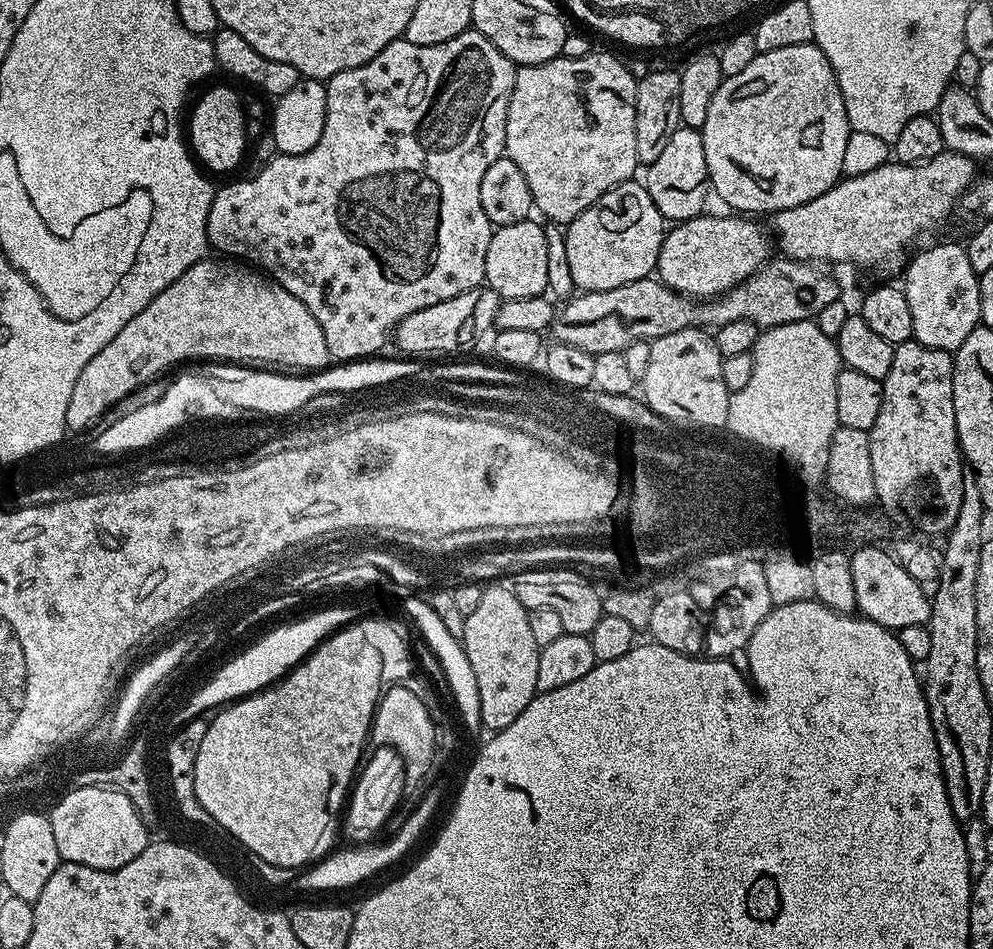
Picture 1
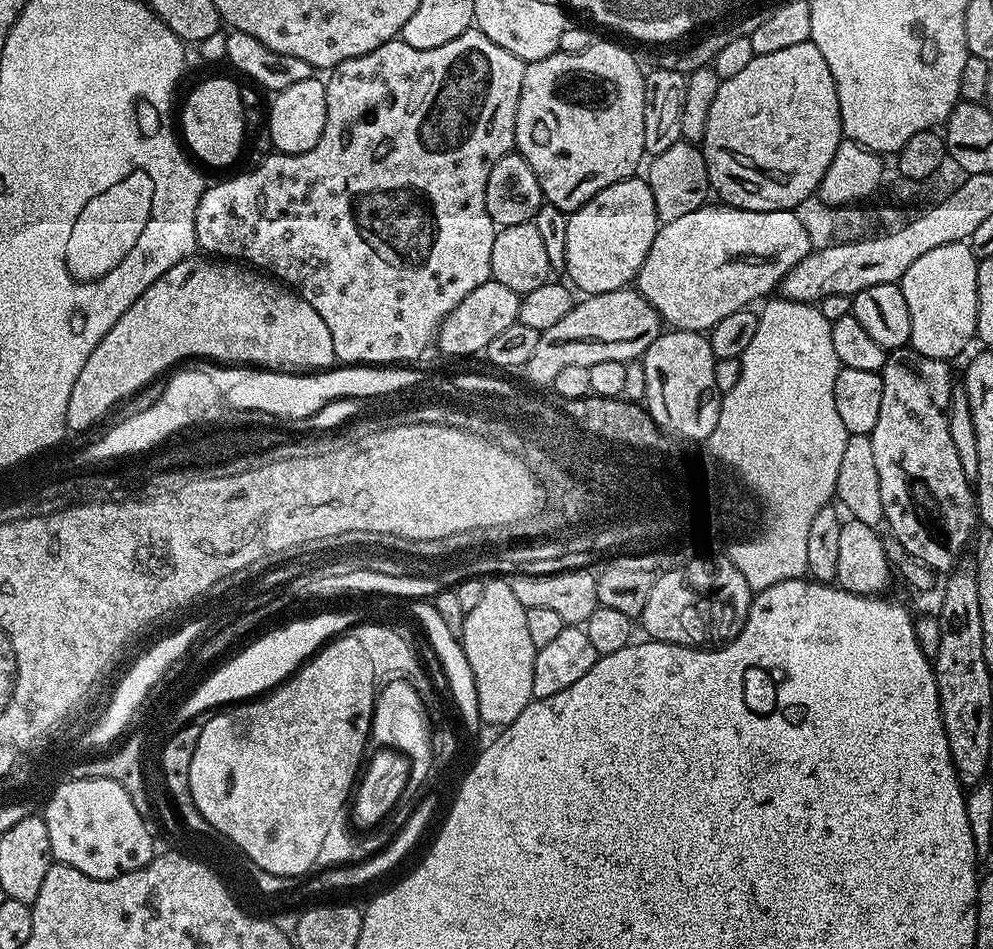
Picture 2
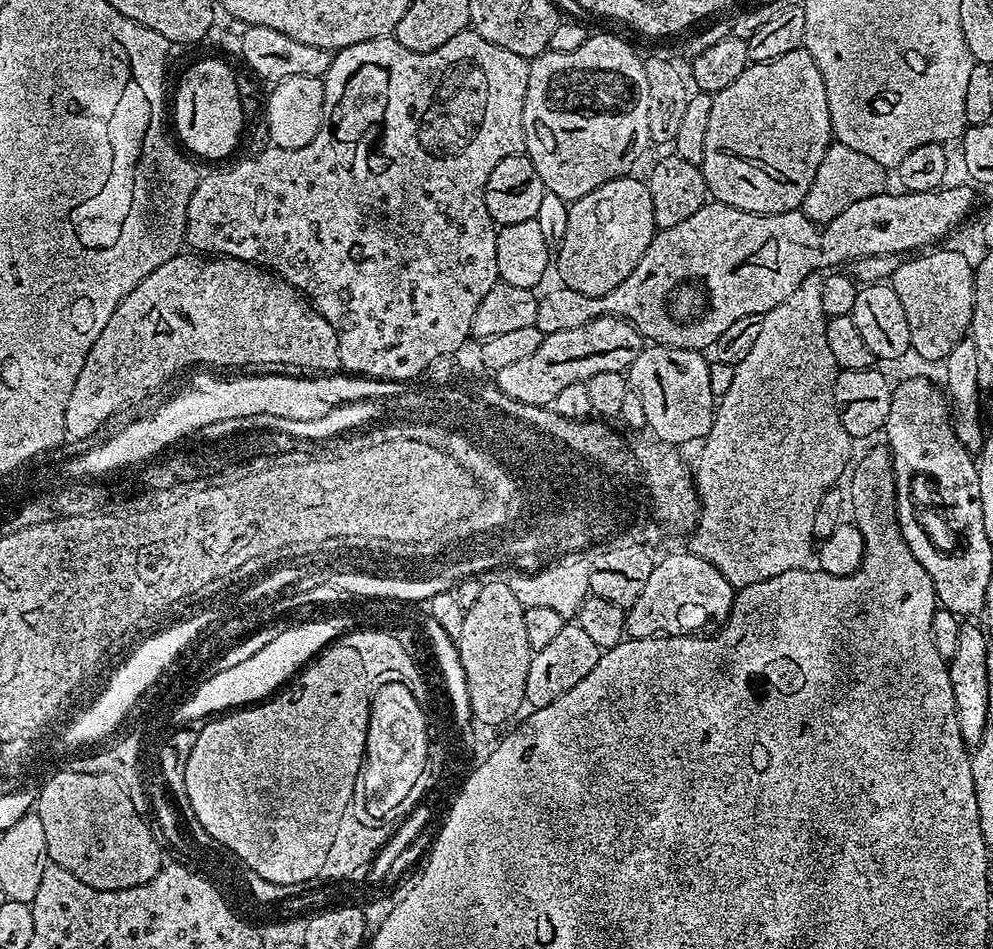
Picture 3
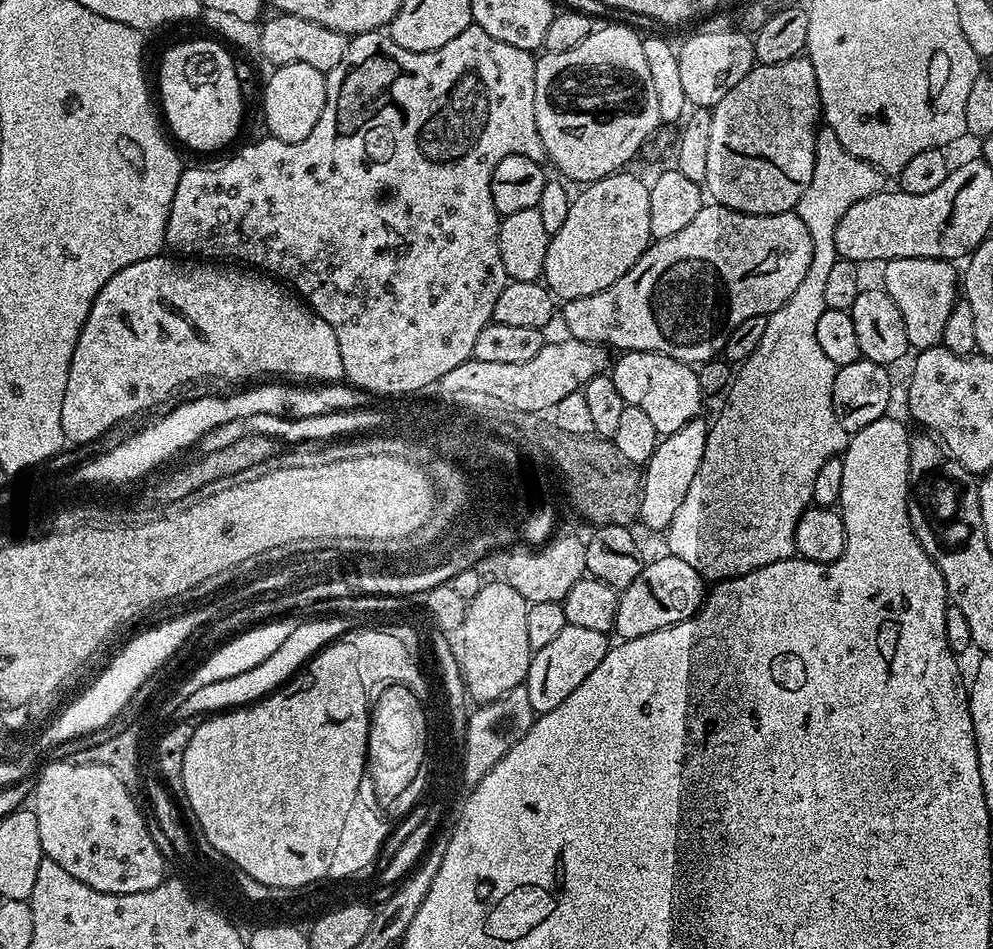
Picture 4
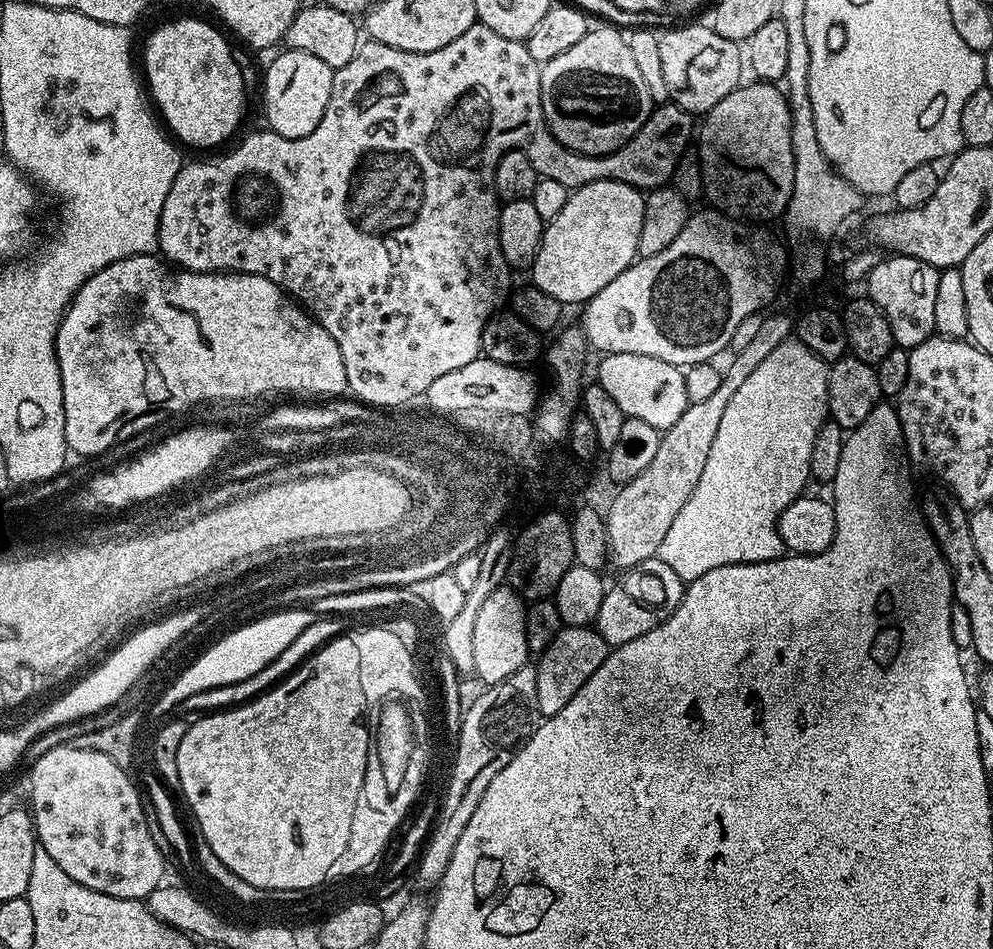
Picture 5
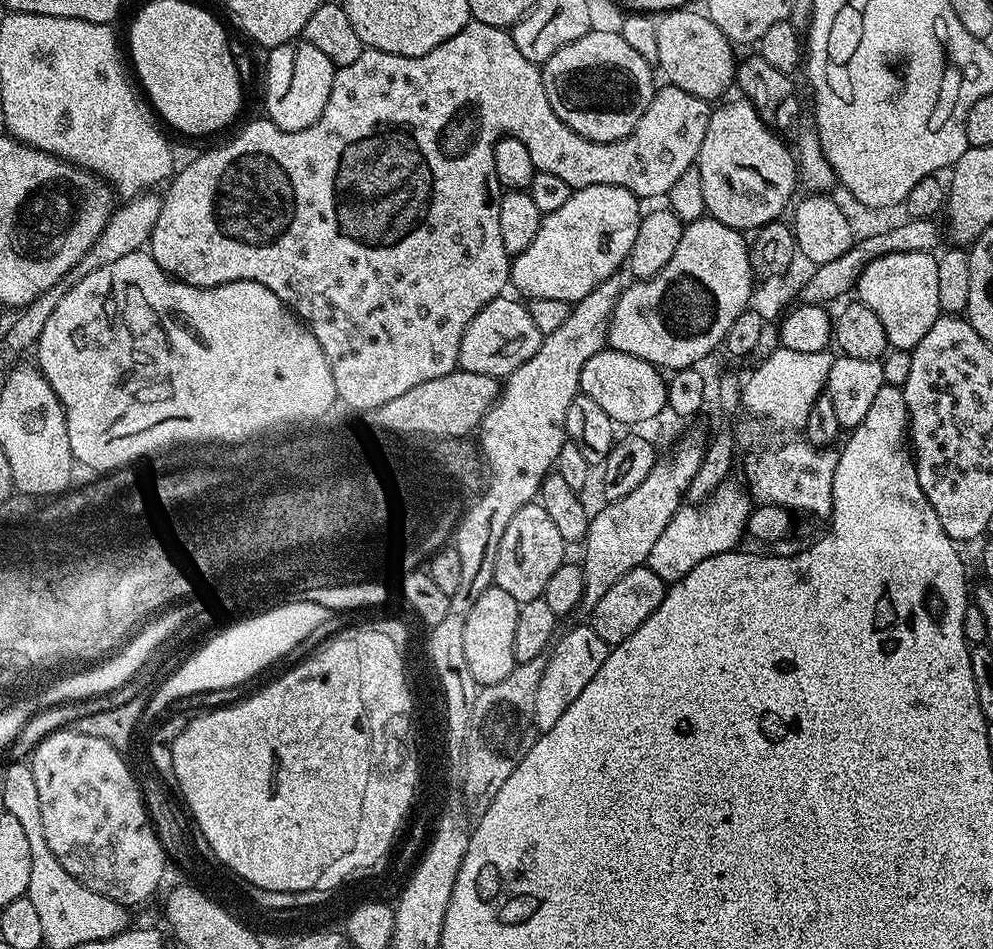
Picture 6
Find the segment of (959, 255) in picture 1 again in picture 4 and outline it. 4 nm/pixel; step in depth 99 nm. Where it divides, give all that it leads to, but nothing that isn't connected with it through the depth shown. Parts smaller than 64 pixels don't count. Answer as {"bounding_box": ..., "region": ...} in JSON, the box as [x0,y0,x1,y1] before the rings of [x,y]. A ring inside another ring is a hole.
{"bounding_box":[882,257,958,349],"region":[[[902,257],[883,265],[882,287],[894,298],[894,306],[902,310],[906,322],[906,338],[913,349],[934,348],[941,343],[946,320],[958,299],[958,272],[947,260],[930,257]]]}

